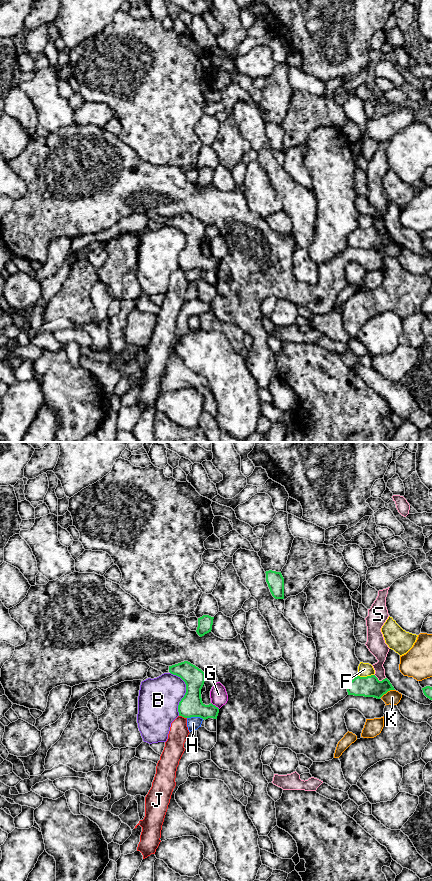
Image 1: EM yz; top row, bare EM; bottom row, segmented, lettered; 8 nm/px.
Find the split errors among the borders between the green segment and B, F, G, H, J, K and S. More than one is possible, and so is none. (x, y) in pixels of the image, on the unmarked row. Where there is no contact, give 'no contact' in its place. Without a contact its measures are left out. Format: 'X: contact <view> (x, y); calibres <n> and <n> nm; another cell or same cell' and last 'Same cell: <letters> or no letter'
B: contact yz (186, 244); calibres 190 and 320 nm; another cell
F: contact yz (365, 229); calibres 170 and 110 nm; another cell
G: contact yz (214, 257); calibres 190 and 140 nm; another cell
H: contact yz (195, 268); calibres 190 and 110 nm; another cell
J: contact yz (183, 268); calibres 190 and 150 nm; another cell
K: contact yz (387, 243); calibres 170 and 120 nm; another cell
S: contact yz (378, 232); calibres 170 and 140 nm; another cell
Same cell: no letter

